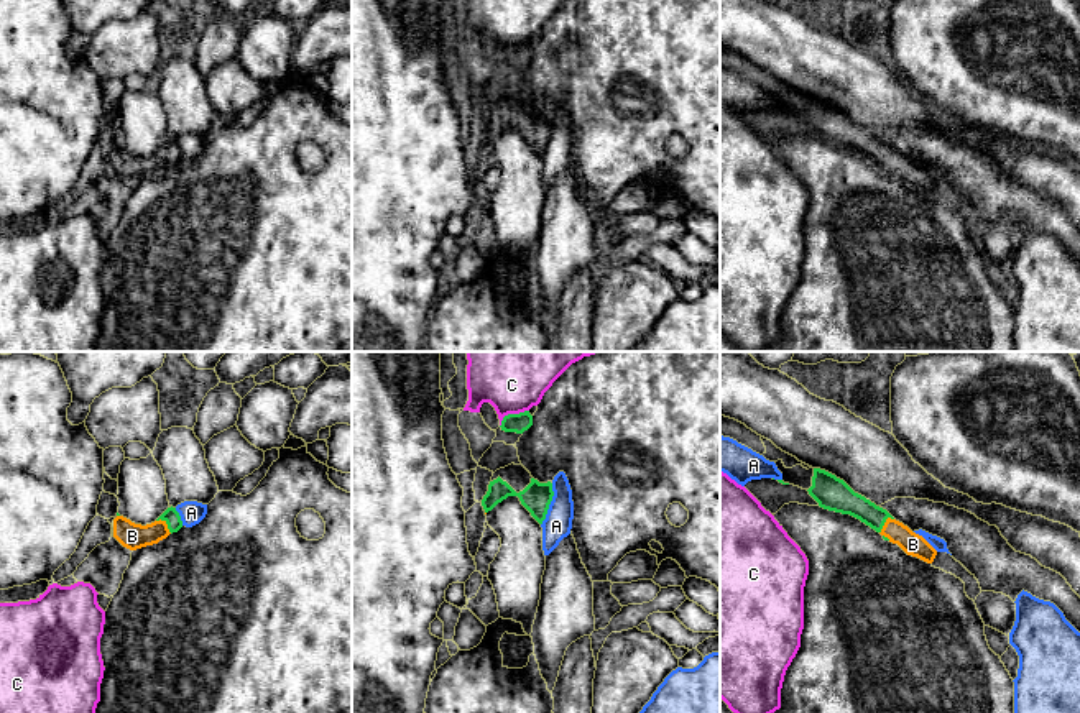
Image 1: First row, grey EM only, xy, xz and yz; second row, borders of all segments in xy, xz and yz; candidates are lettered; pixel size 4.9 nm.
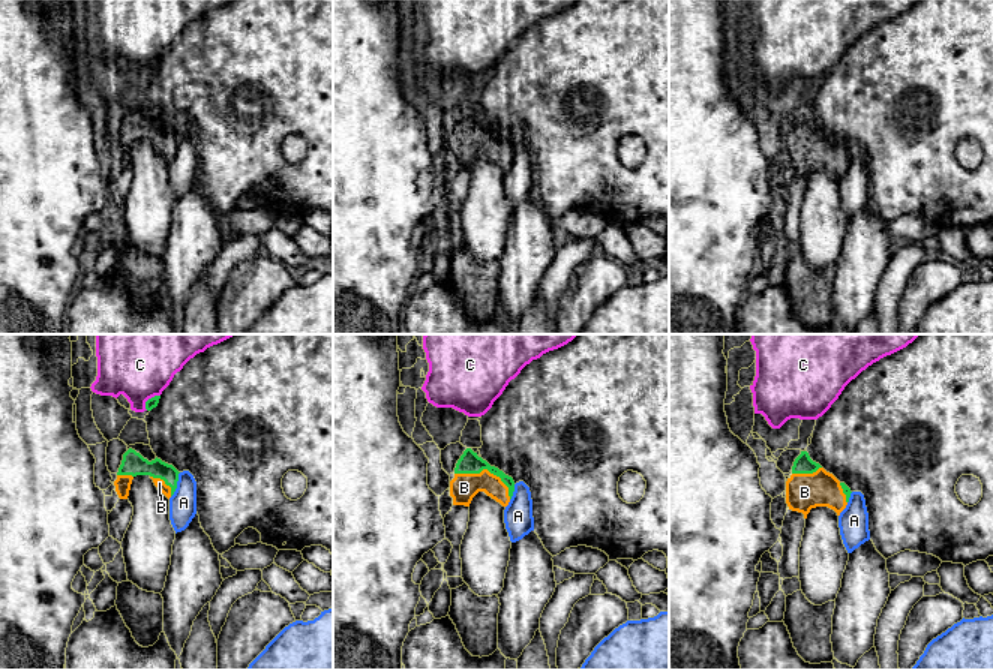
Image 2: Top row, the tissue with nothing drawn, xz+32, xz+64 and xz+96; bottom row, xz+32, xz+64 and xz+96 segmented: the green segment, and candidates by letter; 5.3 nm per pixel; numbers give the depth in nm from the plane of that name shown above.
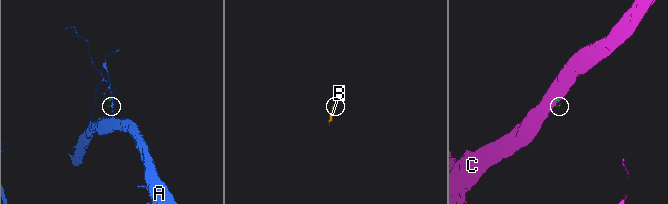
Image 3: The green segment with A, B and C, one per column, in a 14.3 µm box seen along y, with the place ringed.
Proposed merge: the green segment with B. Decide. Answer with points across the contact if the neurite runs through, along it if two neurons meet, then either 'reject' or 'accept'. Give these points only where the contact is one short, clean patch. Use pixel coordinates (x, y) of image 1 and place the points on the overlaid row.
way xy (171, 516), (166, 523), (150, 534), (132, 536); accept

